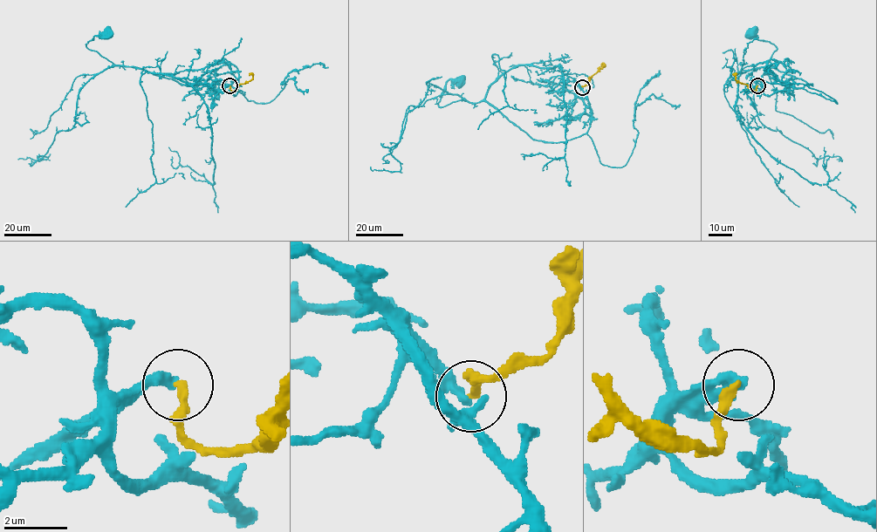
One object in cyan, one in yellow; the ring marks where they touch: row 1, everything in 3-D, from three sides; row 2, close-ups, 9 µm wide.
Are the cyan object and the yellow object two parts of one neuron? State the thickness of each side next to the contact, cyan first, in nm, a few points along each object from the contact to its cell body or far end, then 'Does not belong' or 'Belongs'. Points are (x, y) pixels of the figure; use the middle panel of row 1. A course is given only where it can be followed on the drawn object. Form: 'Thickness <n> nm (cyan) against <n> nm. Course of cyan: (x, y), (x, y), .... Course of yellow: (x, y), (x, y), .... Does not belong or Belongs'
Thickness 320 nm (cyan) against 280 nm. Course of cyan: (582, 87), (577, 82), (591, 110), (589, 130), (543, 142), (485, 101), (440, 106), (447, 82), (460, 79). Course of yellow: (582, 87), (605, 65), (601, 65). Does not belong

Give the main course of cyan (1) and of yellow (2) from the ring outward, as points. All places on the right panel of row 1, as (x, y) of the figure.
1: (757, 85), (752, 87), (755, 92), (768, 95), (811, 84), (771, 67), (777, 48), (750, 32)
2: (757, 85), (754, 91), (741, 84), (735, 75)

